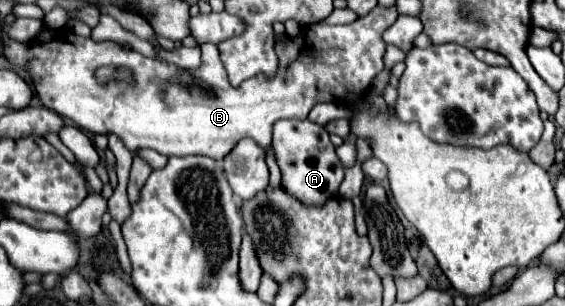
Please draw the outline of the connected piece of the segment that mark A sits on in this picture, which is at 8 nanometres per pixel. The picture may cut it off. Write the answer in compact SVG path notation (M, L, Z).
M281 119L273 127L271 149L283 175L283 189L287 189L303 205L319 207L329 197L337 195L339 185L343 181L343 167L339 157L335 155L333 143L329 141L329 133L321 125L309 119Z

